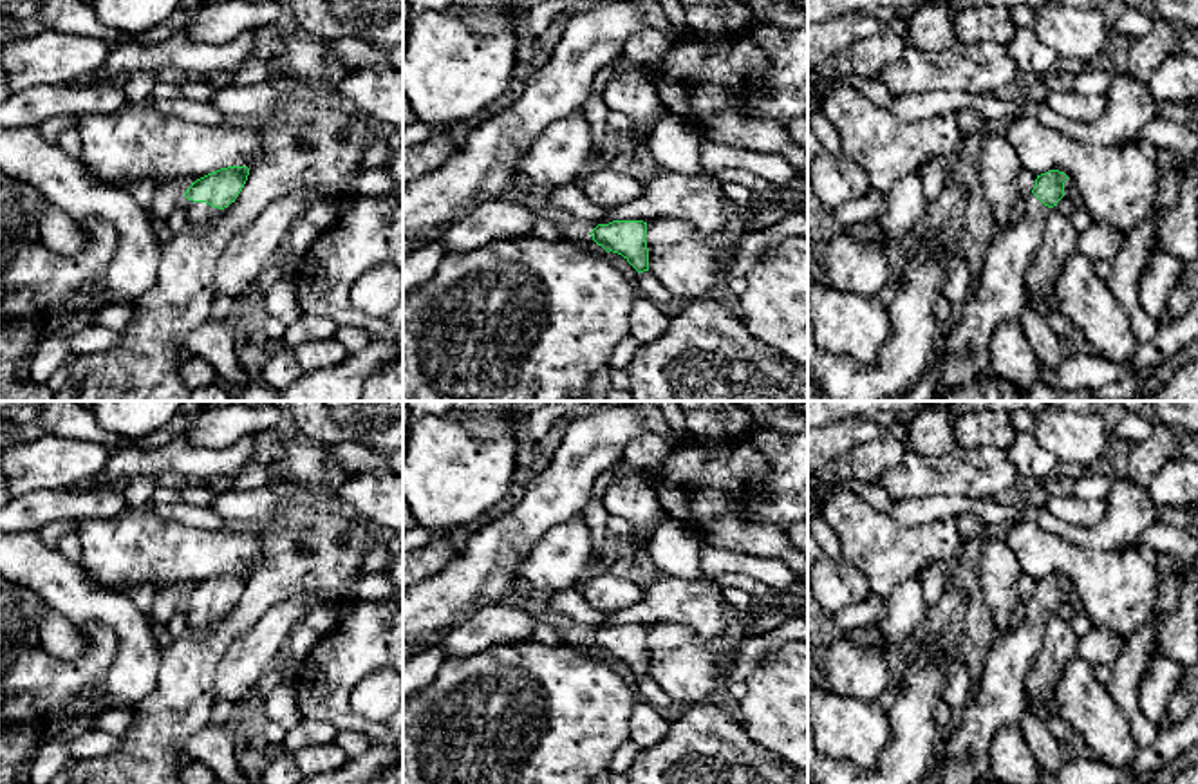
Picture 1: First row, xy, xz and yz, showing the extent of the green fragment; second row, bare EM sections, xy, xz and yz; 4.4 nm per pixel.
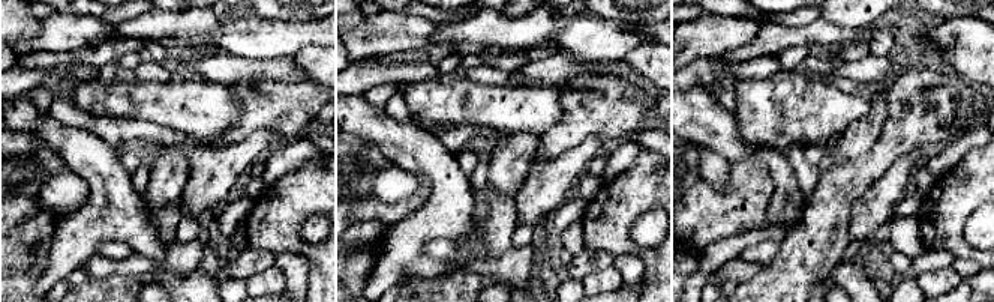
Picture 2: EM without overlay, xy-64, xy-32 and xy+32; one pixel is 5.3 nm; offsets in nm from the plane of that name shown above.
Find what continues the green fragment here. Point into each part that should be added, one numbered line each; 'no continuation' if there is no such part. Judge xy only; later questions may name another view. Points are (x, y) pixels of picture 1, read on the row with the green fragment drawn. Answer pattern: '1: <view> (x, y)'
1: xy (201, 215)

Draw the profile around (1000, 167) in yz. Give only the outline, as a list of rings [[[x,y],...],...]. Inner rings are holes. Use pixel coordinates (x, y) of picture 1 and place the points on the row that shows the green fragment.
[[[990,128],[981,137],[979,177],[983,197],[992,213],[994,231],[999,233],[1012,224],[1012,210],[1017,202],[1017,175],[1021,172],[1015,150],[1001,128]]]

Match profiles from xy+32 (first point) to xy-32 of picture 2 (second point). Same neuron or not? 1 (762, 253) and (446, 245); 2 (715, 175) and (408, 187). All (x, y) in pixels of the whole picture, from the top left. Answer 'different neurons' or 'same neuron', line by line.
1: same neuron
2: same neuron

